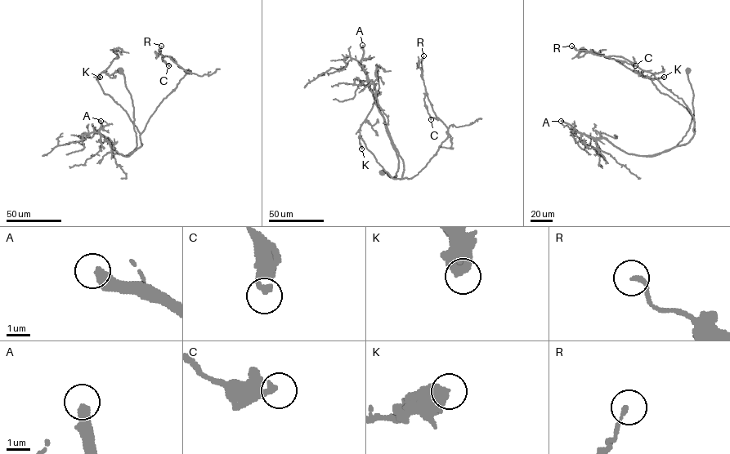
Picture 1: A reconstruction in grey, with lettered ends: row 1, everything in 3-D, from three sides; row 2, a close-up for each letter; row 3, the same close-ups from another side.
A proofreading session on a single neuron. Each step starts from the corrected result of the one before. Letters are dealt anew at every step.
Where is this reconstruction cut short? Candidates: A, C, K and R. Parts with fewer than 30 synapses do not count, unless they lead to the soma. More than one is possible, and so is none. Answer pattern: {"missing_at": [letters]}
{"missing_at": ["A"]}

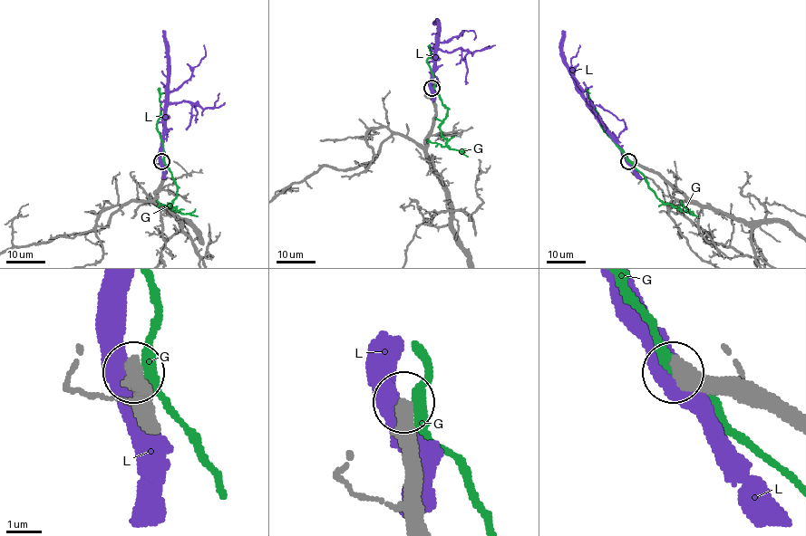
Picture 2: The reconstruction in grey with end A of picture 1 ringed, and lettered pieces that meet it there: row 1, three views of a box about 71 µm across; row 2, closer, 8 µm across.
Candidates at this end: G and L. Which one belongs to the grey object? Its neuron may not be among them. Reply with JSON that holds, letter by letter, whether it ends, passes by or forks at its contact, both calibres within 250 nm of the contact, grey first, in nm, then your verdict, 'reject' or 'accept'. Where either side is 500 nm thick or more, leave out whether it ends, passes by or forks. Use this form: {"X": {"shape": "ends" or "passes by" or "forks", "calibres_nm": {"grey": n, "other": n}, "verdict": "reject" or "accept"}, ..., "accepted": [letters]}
{"G": {"calibres_nm": {"grey": 600, "other": 320}, "verdict": "reject"}, "L": {"calibres_nm": {"grey": 650, "other": 550}, "verdict": "reject"}, "accepted": []}

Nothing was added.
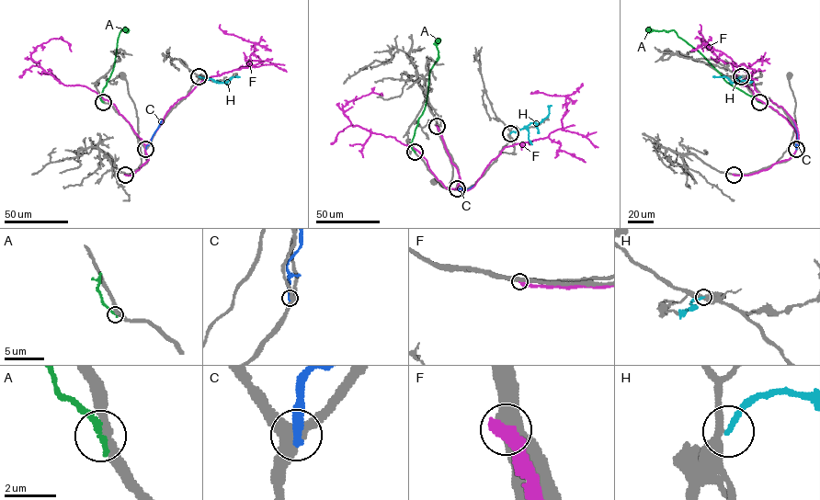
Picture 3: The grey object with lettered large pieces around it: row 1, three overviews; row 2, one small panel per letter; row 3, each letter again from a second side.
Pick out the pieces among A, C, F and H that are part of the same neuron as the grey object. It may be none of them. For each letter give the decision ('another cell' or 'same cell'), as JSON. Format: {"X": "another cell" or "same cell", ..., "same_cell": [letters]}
{"A": "another cell", "C": "another cell", "F": "another cell", "H": "another cell", "same_cell": []}

